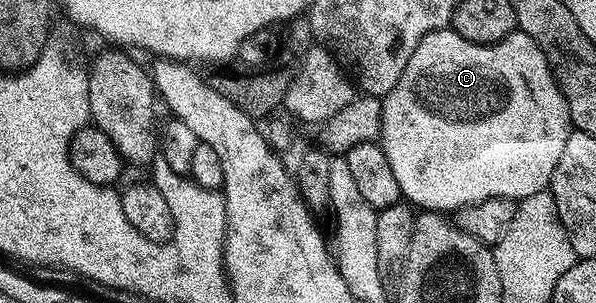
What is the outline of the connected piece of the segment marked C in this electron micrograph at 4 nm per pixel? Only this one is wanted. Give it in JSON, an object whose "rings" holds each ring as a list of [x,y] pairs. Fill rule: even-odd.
{"rings":[[[443,26],[437,31],[426,33],[426,37],[418,41],[418,49],[410,53],[410,61],[402,65],[402,73],[398,73],[398,77],[394,79],[394,85],[390,85],[388,92],[382,96],[382,133],[378,142],[384,148],[386,161],[390,165],[390,170],[394,172],[398,185],[402,185],[405,200],[409,204],[412,202],[414,206],[421,207],[424,213],[436,213],[432,211],[447,213],[459,207],[474,205],[478,201],[486,201],[490,197],[519,201],[526,197],[534,197],[534,193],[549,190],[556,177],[558,161],[562,161],[562,153],[566,153],[566,145],[572,140],[573,134],[570,109],[566,109],[566,97],[562,97],[550,73],[550,65],[546,65],[546,53],[542,53],[542,45],[538,45],[534,37],[518,29],[513,35],[506,37],[506,41],[483,47],[466,41],[462,33]]]}

